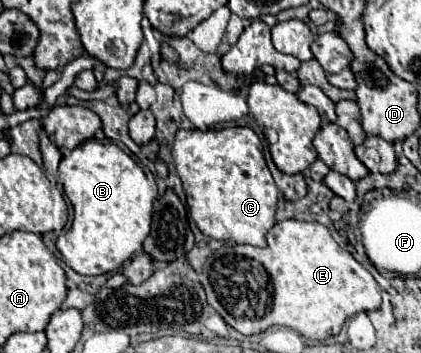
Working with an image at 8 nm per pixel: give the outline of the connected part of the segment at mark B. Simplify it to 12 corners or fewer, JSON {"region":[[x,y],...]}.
{"region":[[113,142],[61,158],[69,268],[109,274],[141,252],[157,184]]}

